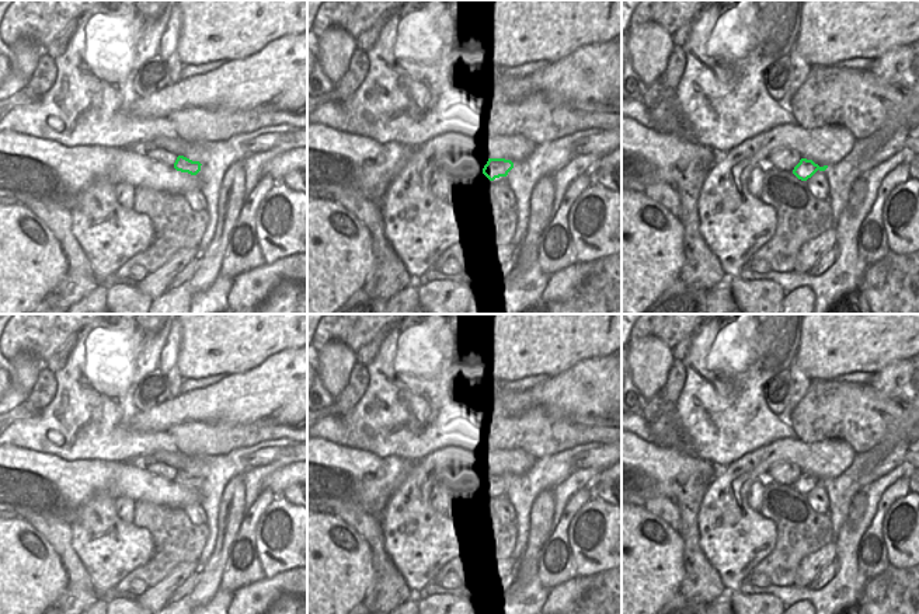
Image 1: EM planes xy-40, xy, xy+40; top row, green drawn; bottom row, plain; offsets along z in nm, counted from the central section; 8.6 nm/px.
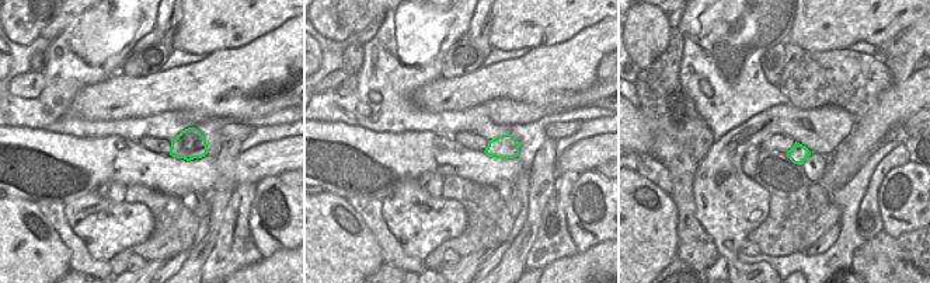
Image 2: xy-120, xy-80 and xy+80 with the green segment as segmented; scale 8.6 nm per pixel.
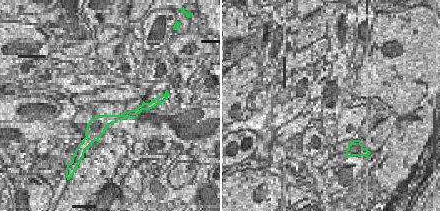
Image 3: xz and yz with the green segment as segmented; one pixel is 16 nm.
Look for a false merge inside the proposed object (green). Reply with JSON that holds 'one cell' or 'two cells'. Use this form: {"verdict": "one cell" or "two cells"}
{"verdict": "one cell"}

